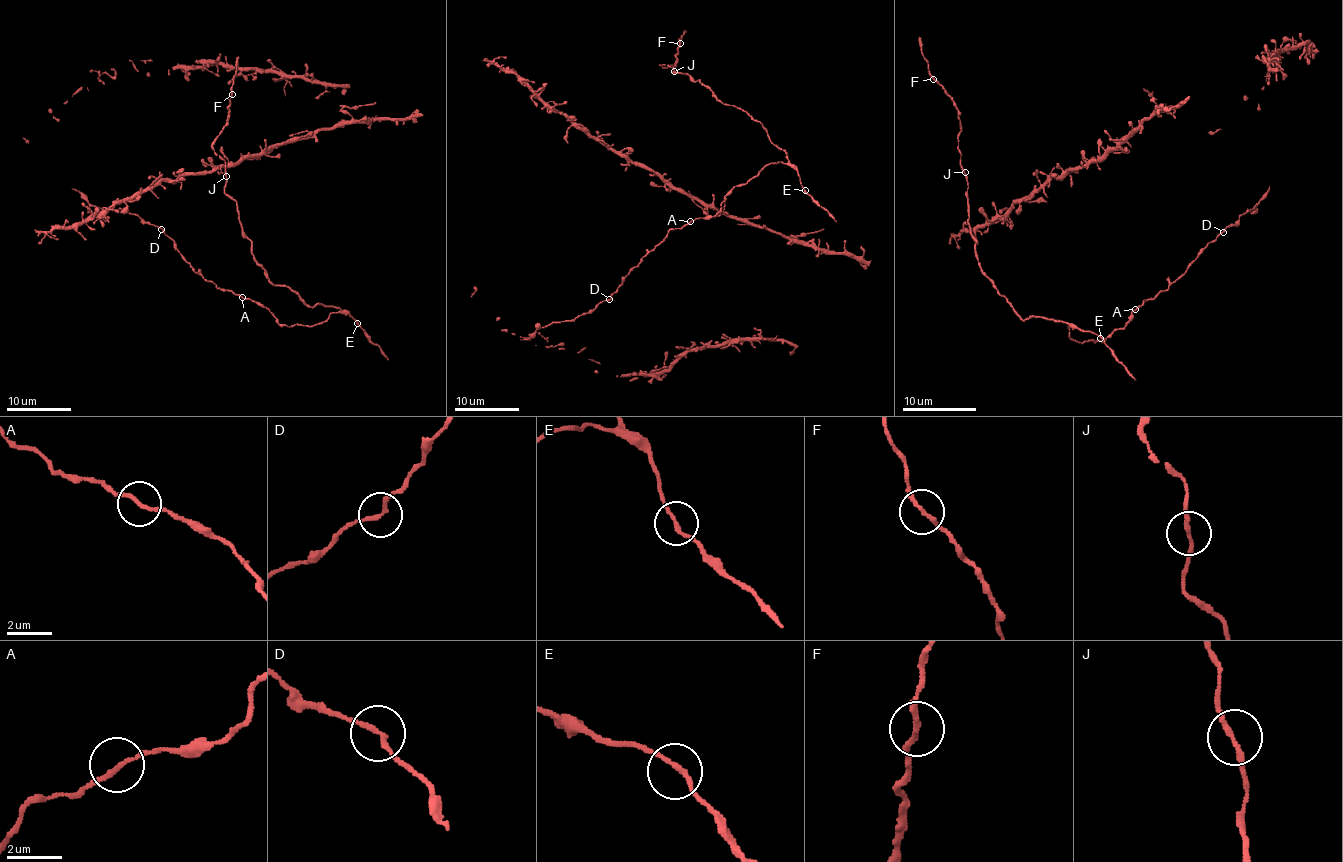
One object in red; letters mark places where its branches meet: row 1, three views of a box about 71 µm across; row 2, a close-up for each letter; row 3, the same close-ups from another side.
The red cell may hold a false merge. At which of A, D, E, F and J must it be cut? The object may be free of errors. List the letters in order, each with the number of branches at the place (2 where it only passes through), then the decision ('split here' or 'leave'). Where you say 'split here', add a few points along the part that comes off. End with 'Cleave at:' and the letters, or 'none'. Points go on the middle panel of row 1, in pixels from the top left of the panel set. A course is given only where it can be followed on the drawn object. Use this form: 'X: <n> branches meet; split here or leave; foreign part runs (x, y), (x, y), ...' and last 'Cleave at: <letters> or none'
A: 2 branches meet; leave
D: 2 branches meet; leave
E: 2 branches meet; leave
F: 2 branches meet; leave
J: 2 branches meet; leave
Cleave at: none

